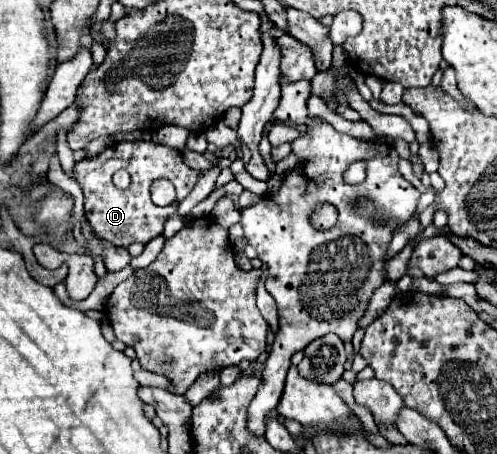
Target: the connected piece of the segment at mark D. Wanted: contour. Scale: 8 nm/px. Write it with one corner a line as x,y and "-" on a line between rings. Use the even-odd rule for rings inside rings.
121,141
107,147
97,157
75,163
75,179
85,193
85,217
99,239
107,239
117,247
129,247
131,243
149,243
163,231
165,221
175,213
175,205
185,199
201,171
185,165
177,149
153,143
153,141
-
117,169
129,169
131,185
125,191
113,187
111,177
-
157,179
167,179
177,189
177,201
167,207
157,207
151,201
151,183

